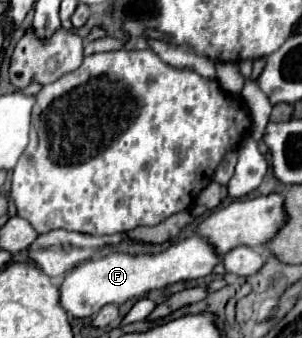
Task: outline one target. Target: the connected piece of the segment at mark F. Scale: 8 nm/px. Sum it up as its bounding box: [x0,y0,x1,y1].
[61,235,221,317]

